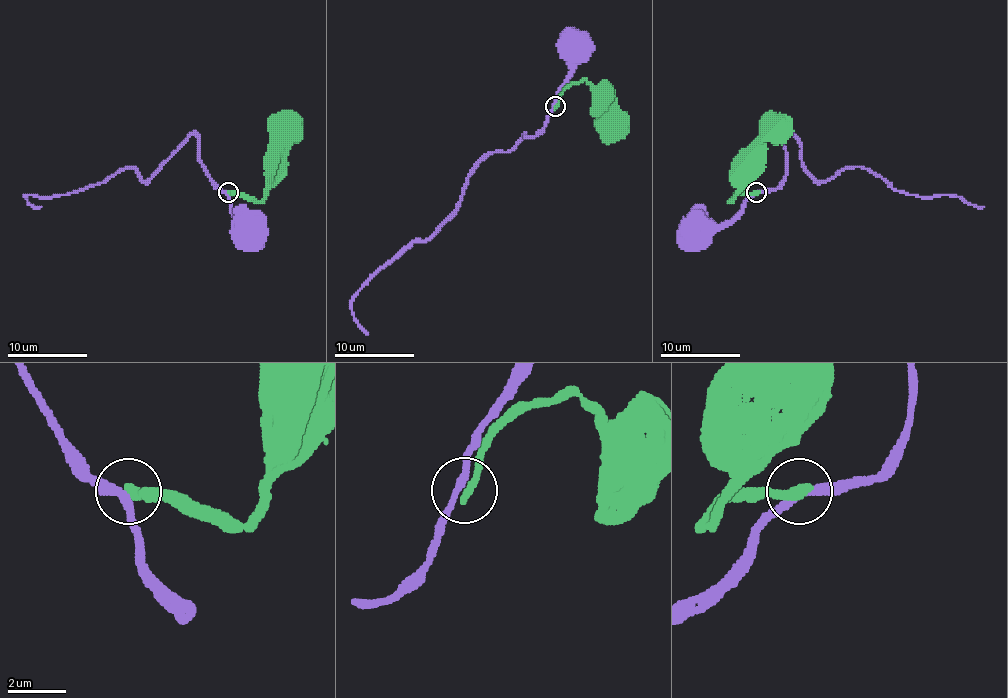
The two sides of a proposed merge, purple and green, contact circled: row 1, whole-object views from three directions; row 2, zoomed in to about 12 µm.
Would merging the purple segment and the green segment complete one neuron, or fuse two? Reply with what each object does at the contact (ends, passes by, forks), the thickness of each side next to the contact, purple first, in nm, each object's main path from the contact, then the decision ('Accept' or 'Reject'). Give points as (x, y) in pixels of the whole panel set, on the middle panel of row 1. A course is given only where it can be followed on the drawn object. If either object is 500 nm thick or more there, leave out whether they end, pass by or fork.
At the ring purple passes by. At the ring green ends. Thickness 240 nm (purple) against 360 nm. Course of purple: (554, 106), (556, 92), (568, 80), (572, 64), (580, 56), (574, 52). Course of green: (554, 106), (570, 84), (586, 80), (596, 90), (602, 112), (616, 128), (612, 126). Reject

